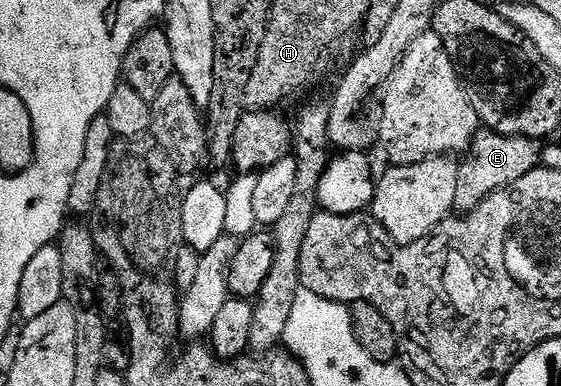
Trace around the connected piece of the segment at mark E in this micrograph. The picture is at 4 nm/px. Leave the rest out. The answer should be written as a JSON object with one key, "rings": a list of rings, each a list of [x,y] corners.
{"rings":[[[486,128],[476,131],[471,146],[465,152],[466,157],[459,162],[455,210],[466,212],[477,208],[477,204],[484,202],[493,192],[504,190],[509,184],[521,180],[525,172],[540,165],[539,146],[540,143],[533,138],[498,134],[496,130]]]}

